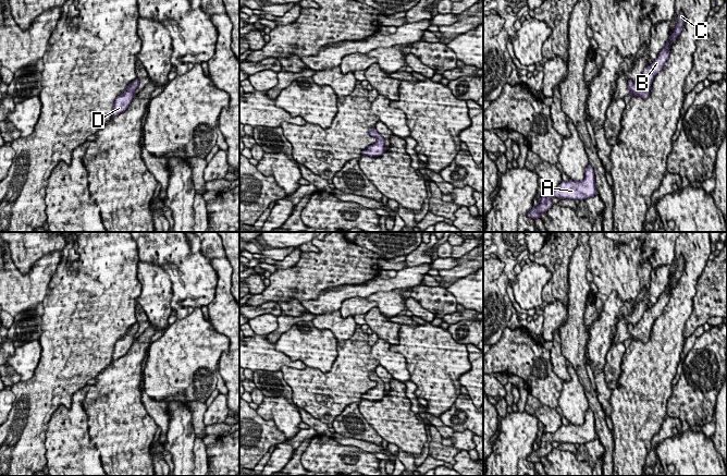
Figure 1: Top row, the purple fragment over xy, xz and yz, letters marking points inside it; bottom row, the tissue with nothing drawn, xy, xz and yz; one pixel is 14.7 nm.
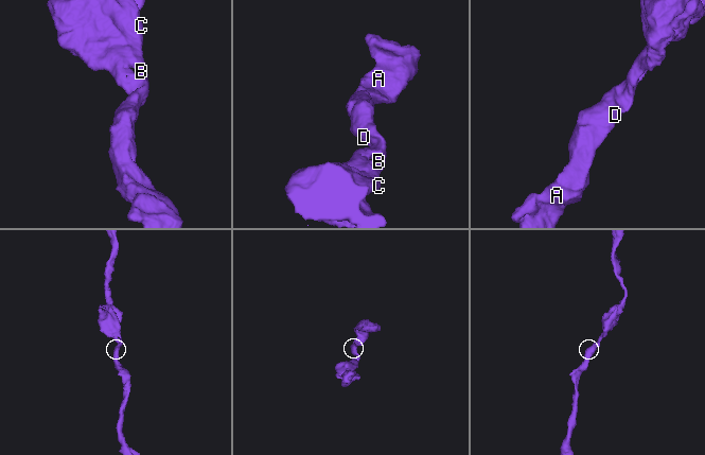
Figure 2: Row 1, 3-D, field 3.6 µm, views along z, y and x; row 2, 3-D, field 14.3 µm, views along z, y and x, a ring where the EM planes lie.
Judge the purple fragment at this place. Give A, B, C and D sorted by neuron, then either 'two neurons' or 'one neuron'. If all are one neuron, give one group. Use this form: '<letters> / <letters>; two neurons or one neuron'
A B C D; one neuron

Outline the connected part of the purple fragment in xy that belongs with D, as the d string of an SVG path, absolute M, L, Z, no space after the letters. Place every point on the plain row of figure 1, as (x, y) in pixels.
M136 322L128 328L127 332L120 340L116 341L113 349L112 362L119 359L128 352L133 342L135 341L135 333L138 331L138 328L139 325Z

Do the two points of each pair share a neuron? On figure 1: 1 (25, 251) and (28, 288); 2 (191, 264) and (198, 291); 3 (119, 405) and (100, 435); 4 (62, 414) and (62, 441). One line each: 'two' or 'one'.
1: two
2: one
3: one
4: one

